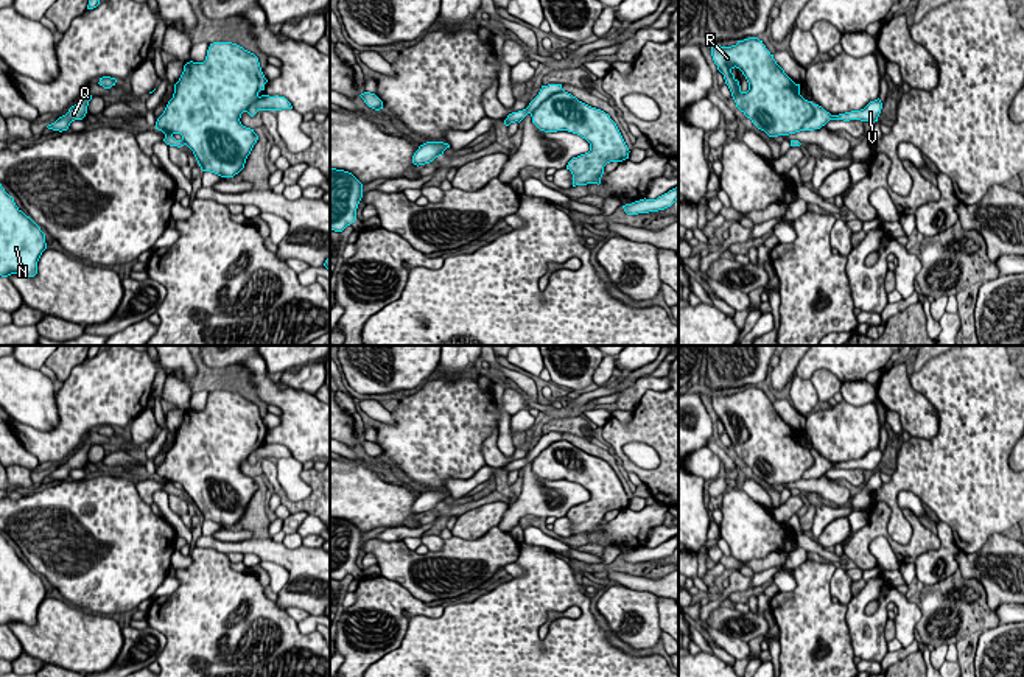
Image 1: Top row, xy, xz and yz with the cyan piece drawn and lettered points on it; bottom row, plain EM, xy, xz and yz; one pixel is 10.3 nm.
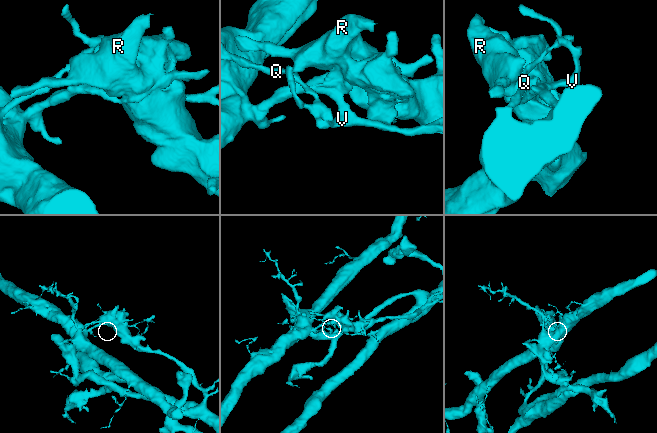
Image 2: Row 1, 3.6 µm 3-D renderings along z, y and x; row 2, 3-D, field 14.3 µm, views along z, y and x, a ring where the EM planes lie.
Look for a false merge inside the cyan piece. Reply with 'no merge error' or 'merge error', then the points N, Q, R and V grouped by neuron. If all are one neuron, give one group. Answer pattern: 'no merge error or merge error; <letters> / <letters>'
merge error; N Q / R V

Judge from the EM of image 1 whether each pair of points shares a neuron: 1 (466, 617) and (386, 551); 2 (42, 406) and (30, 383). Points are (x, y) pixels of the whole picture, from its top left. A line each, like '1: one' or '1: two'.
1: two
2: one

